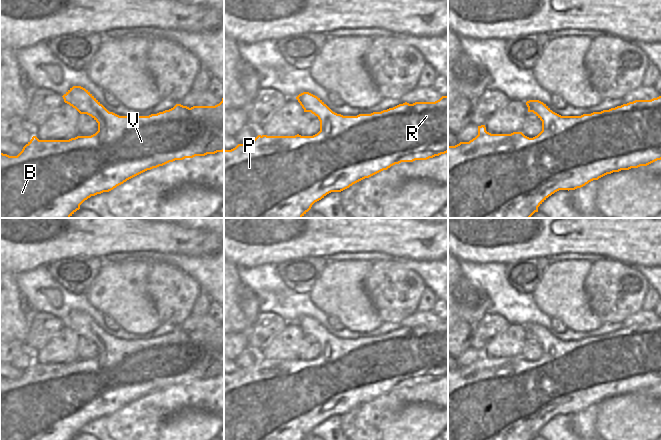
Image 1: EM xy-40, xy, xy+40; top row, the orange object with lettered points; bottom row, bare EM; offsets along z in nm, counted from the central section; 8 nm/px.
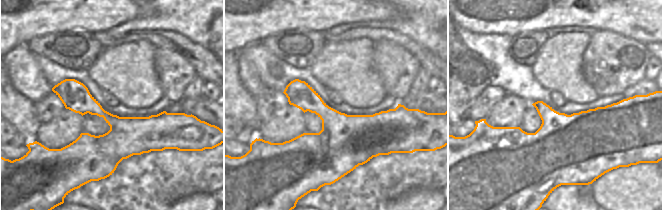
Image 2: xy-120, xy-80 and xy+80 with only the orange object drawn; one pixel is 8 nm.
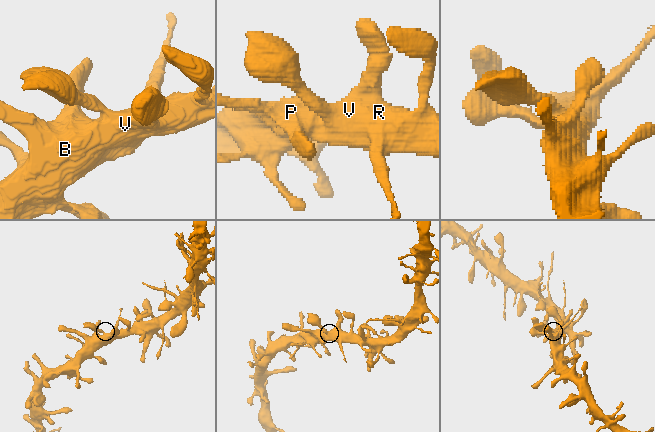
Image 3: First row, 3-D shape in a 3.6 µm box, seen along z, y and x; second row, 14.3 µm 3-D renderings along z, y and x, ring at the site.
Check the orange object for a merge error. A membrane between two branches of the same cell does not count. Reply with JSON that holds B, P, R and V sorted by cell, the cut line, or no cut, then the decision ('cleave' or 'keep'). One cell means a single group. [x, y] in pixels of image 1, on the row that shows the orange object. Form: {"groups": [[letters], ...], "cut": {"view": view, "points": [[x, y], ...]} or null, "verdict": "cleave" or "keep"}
{"groups": [["B", "P", "R", "V"]], "cut": null, "verdict": "keep"}

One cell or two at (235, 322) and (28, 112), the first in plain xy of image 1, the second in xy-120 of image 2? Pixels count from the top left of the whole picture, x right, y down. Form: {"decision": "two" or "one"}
{"decision": "one"}

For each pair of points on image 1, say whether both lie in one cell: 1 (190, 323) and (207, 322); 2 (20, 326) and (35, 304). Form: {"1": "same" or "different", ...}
{"1": "same", "2": "different"}

